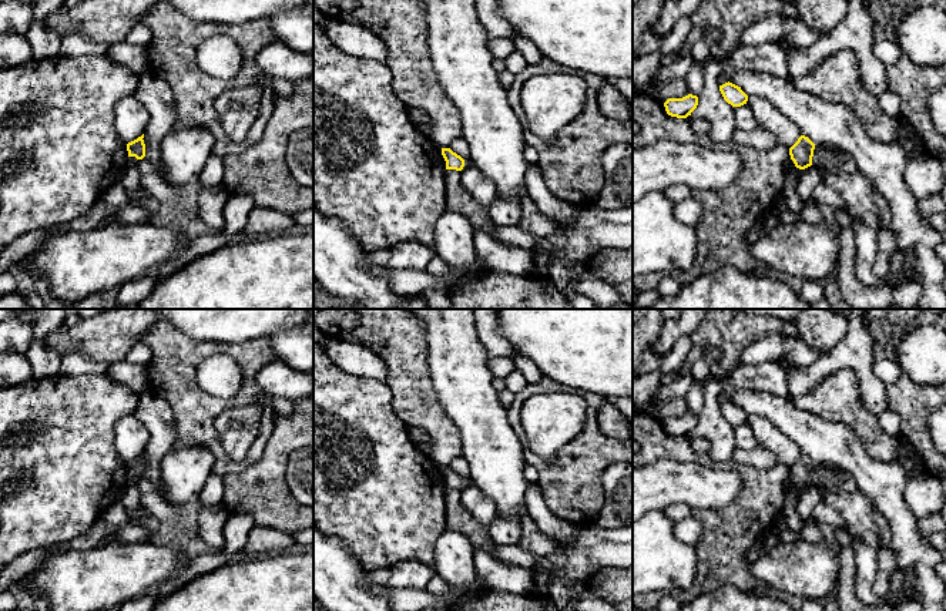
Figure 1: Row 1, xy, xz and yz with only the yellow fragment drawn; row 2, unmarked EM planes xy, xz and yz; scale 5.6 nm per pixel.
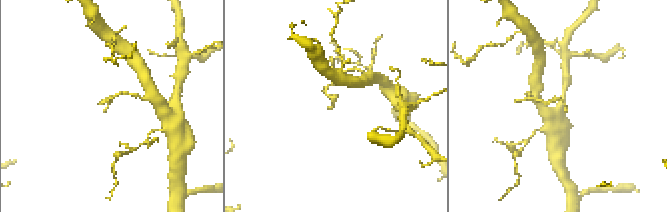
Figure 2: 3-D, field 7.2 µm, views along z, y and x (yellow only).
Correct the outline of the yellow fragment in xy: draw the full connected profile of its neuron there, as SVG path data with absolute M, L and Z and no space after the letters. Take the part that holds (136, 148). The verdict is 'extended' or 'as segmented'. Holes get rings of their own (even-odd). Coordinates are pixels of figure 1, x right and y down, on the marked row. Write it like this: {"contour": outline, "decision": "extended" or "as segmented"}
{"contour": "M144 134L127 144L128 157L135 157L137 160L142 160L145 157L145 144L142 138Z", "decision": "as segmented"}

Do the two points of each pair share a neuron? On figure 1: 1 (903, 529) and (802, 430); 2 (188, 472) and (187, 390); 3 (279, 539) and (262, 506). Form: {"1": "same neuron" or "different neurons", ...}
{"1": "same neuron", "2": "different neurons", "3": "different neurons"}

